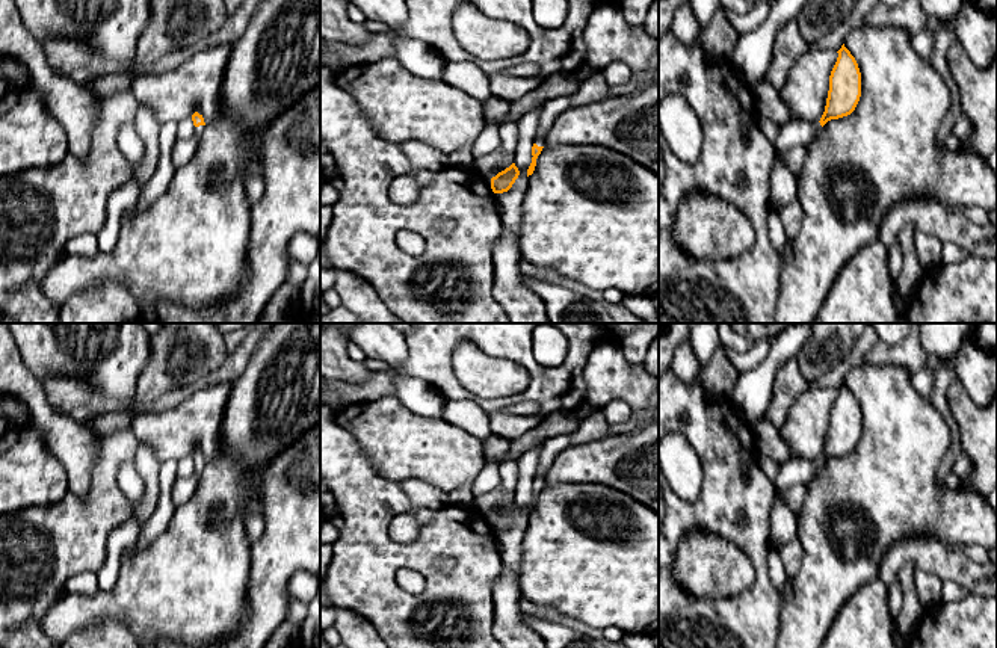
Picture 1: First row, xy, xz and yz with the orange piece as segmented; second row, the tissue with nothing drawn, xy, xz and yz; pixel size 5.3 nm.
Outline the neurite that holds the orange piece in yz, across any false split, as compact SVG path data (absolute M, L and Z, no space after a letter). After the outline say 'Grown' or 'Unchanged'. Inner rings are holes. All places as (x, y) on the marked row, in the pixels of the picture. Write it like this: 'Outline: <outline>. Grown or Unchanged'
Outline: M841 45L838 57L829 76L829 91L825 112L819 122L792 121L781 124L773 142L775 159L793 147L808 147L831 121L850 115L861 97L861 73L855 57Z. Grown

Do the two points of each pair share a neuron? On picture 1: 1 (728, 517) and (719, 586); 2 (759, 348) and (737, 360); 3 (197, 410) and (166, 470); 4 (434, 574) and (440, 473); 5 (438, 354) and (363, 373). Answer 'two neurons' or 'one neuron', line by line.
1: two neurons
2: one neuron
3: two neurons
4: two neurons
5: two neurons

